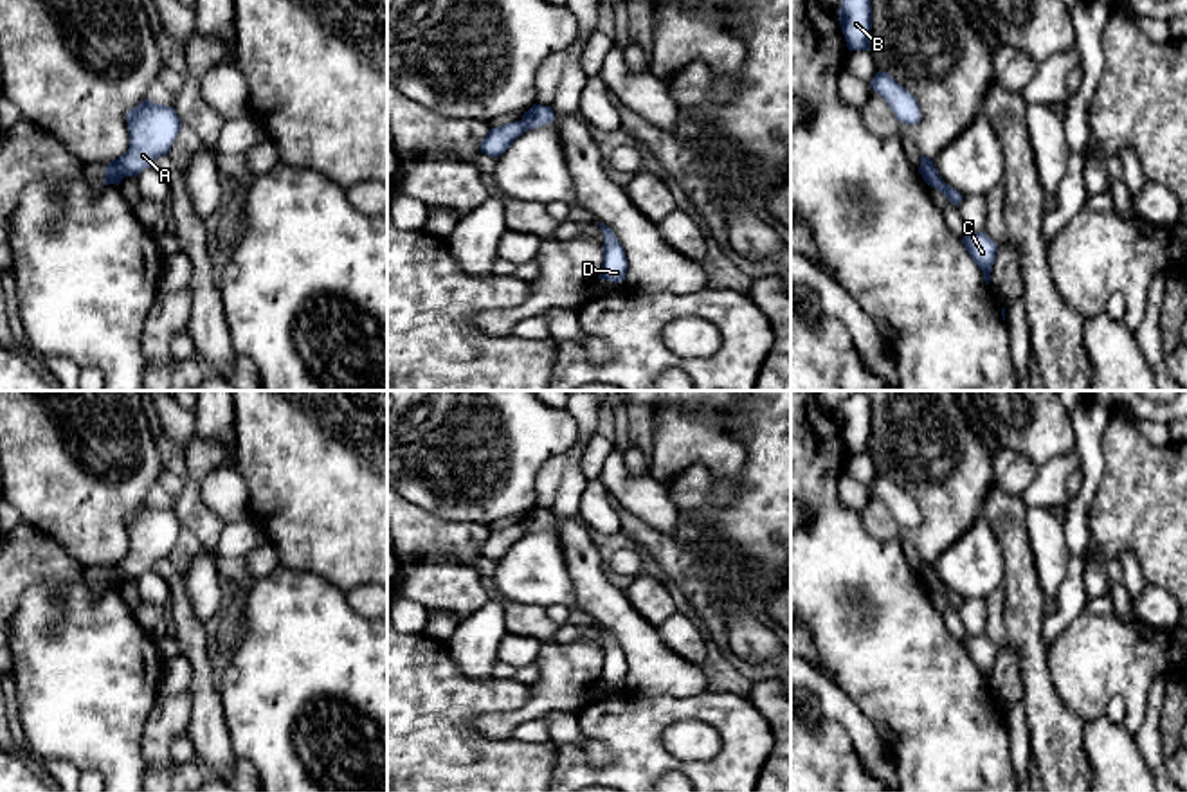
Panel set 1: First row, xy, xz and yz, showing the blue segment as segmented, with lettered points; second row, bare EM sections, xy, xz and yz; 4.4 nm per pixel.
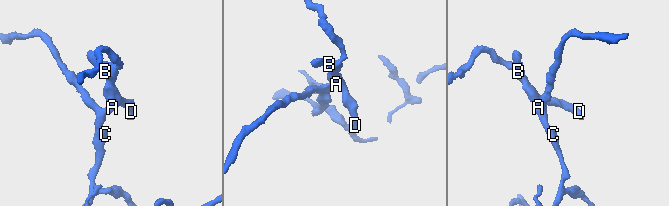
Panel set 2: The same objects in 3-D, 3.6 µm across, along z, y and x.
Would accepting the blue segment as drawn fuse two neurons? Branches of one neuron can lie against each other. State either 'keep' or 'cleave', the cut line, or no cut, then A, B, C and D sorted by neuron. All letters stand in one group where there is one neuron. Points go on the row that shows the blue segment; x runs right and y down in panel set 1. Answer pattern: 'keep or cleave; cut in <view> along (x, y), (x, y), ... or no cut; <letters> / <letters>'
cleave; cut in xy along (116, 161), (123, 177); A B D / C

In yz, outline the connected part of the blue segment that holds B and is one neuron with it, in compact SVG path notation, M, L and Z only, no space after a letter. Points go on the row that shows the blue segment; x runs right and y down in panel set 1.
M841 0L838 16L848 50L870 50L870 0Z

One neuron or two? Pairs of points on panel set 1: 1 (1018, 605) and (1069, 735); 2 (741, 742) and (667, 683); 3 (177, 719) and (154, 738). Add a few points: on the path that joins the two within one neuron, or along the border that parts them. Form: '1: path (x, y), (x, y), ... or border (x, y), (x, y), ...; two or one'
1: path (1025, 638), (1031, 648), (1040, 702); one
2: border (706, 690), (683, 697), (642, 695); two
3: path (172, 720), (159, 733); one

